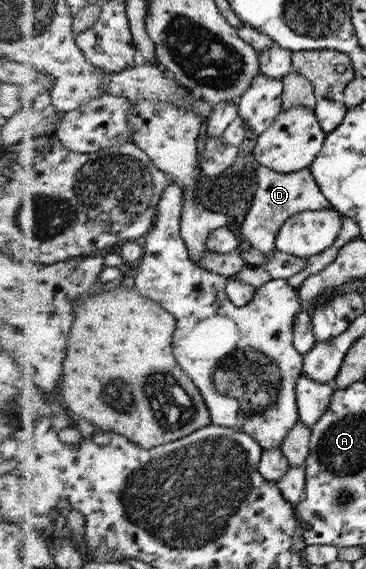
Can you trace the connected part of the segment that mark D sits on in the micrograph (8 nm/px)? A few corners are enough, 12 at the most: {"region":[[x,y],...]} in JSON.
{"region":[[262,166],[239,231],[250,248],[278,248],[282,223],[332,206],[309,167]]}

